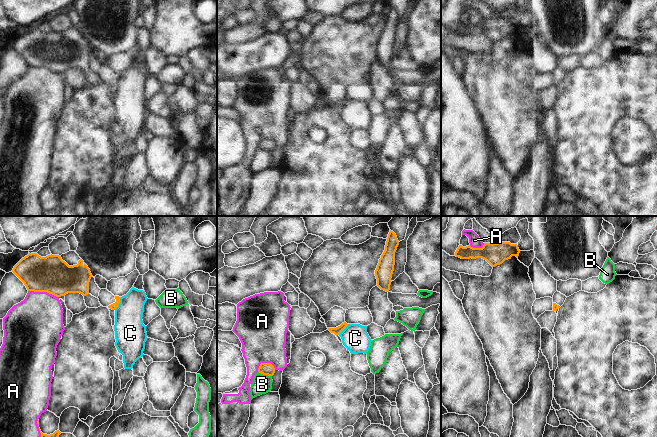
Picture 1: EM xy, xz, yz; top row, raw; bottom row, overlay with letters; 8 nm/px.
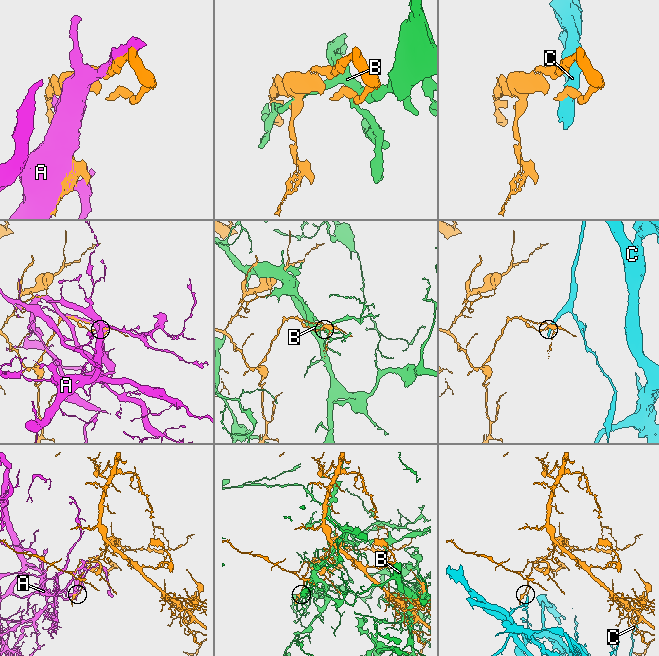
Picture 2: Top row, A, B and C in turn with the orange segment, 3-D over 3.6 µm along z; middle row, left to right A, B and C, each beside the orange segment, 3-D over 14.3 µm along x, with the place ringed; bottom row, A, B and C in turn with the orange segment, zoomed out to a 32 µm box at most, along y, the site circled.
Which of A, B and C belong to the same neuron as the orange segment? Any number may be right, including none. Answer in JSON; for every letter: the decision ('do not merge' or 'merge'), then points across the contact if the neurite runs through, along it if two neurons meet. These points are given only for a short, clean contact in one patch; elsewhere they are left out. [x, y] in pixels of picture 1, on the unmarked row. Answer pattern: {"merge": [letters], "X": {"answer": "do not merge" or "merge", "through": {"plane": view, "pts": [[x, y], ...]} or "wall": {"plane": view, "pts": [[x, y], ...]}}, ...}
{"merge": [], "A": {"answer": "do not merge"}, "B": {"answer": "do not merge"}, "C": {"answer": "do not merge", "wall": {"plane": "xy", "pts": [[121, 73], [114, 85]]}}}

